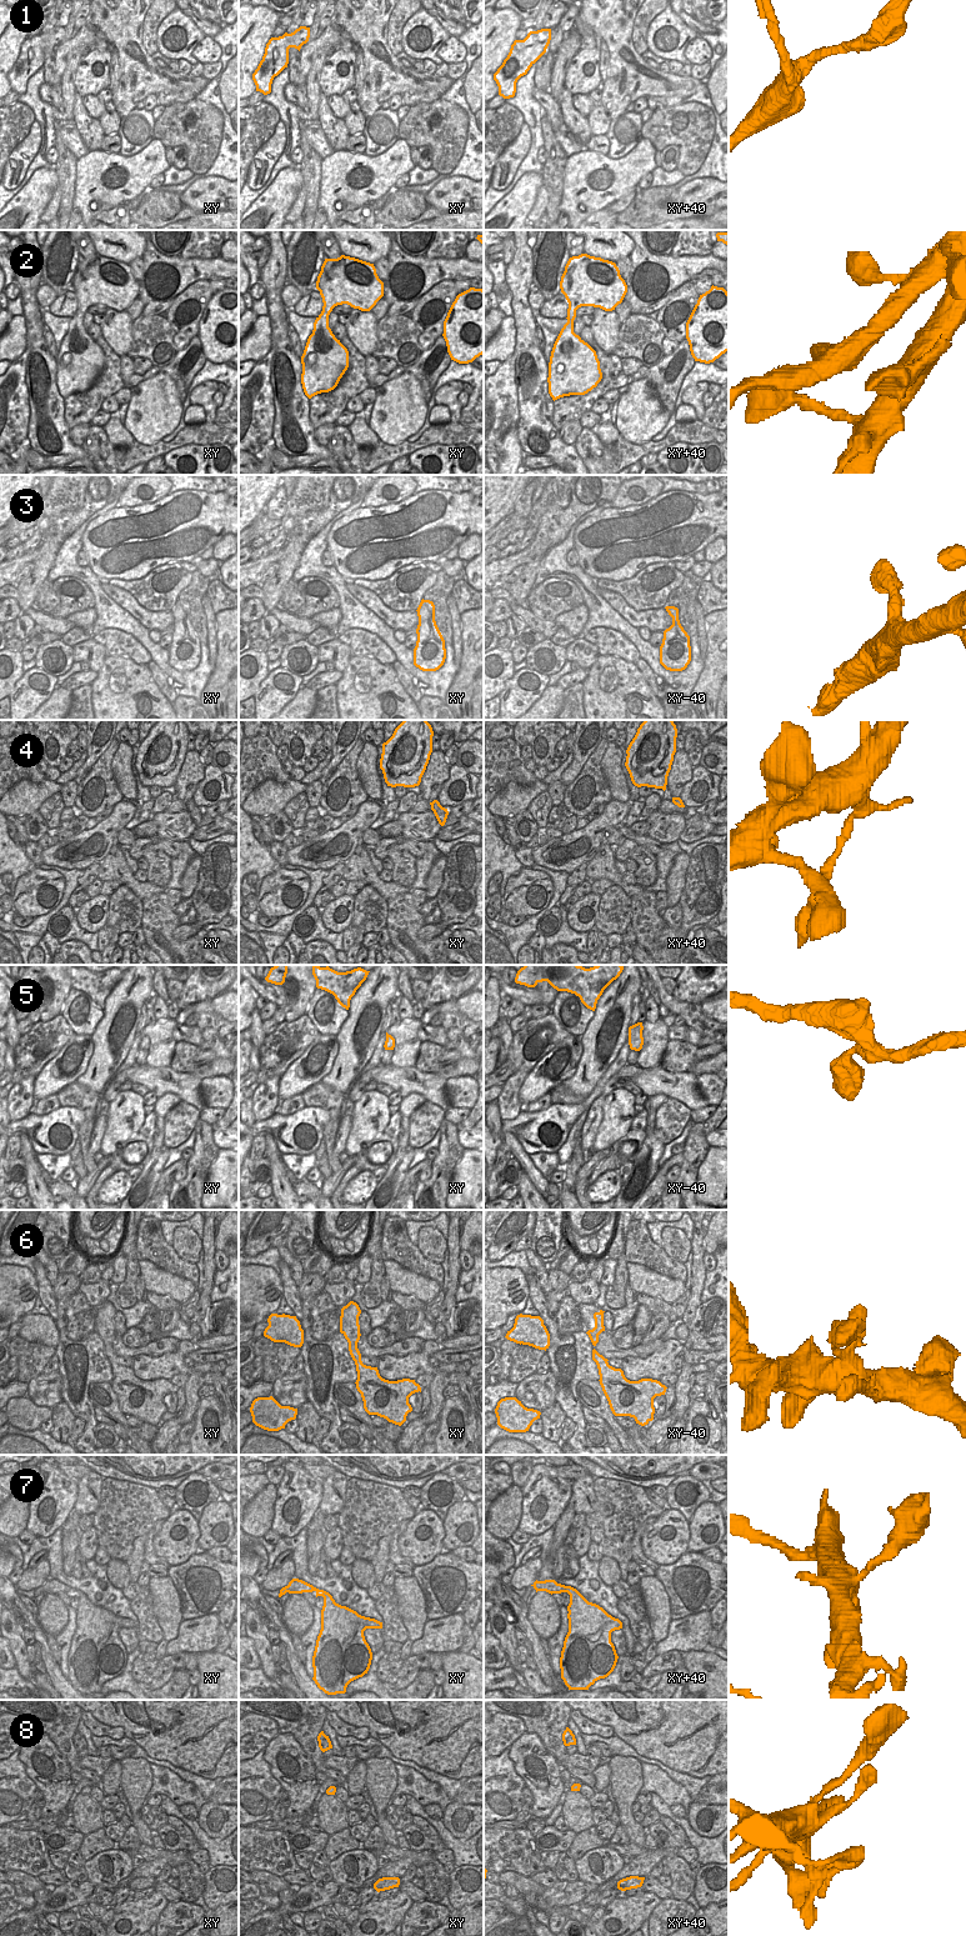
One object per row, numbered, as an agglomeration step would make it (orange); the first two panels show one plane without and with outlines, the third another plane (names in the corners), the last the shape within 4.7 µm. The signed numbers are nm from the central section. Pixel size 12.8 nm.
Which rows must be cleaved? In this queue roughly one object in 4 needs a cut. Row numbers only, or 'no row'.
4

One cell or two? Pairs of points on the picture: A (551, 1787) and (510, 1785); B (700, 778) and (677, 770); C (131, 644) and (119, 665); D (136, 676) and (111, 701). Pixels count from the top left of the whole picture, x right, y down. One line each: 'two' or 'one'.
A: two
B: two
C: two
D: one

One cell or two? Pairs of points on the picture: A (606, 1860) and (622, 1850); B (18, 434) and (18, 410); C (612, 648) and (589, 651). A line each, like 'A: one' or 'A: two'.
A: two
B: one
C: two

